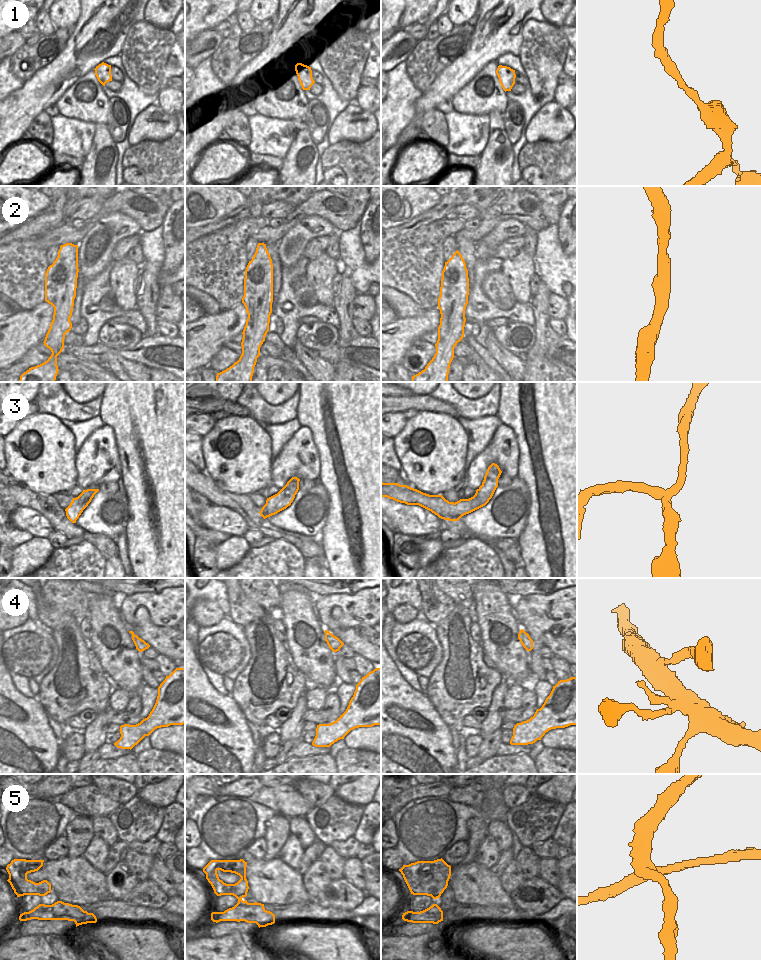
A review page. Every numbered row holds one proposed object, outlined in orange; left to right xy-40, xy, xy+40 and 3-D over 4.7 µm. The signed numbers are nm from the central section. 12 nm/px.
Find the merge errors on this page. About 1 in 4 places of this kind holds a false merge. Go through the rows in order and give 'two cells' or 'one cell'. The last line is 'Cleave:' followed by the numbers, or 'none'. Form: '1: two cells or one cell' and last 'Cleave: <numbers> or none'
1: one cell
2: one cell
3: two cells
4: one cell
5: two cells
Cleave: 3, 5

